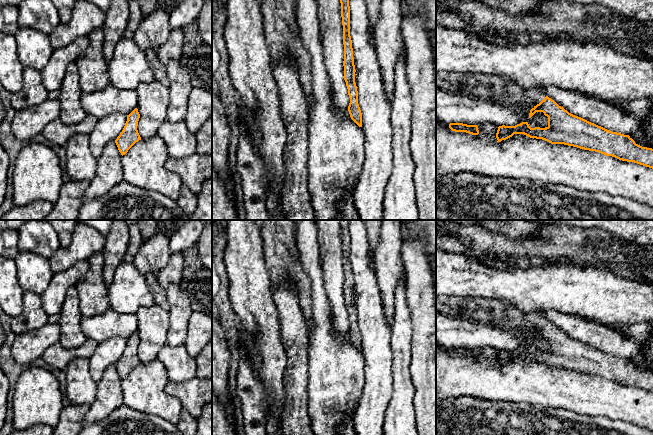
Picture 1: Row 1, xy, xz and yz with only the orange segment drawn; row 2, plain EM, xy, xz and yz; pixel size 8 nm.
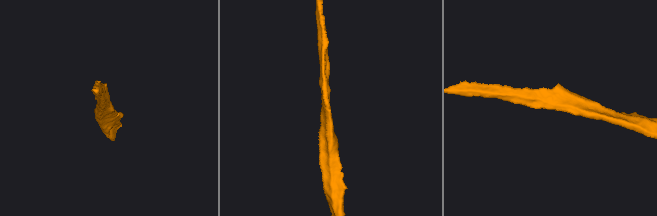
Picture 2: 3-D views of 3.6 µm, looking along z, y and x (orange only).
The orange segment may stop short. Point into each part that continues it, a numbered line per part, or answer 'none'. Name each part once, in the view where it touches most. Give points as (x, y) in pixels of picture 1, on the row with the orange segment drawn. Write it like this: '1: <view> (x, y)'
1: yz (495, 87)

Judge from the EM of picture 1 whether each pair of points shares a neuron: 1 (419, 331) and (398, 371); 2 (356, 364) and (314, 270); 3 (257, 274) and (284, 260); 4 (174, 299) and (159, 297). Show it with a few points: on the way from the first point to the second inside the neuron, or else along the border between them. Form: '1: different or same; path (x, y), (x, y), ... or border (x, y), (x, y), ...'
1: different; border (411, 321), (411, 359), (409, 368)
2: same; path (331, 344), (322, 335), (318, 295)
3: different; border (262, 246), (272, 292)
4: different; border (164, 289), (169, 304), (168, 310)

